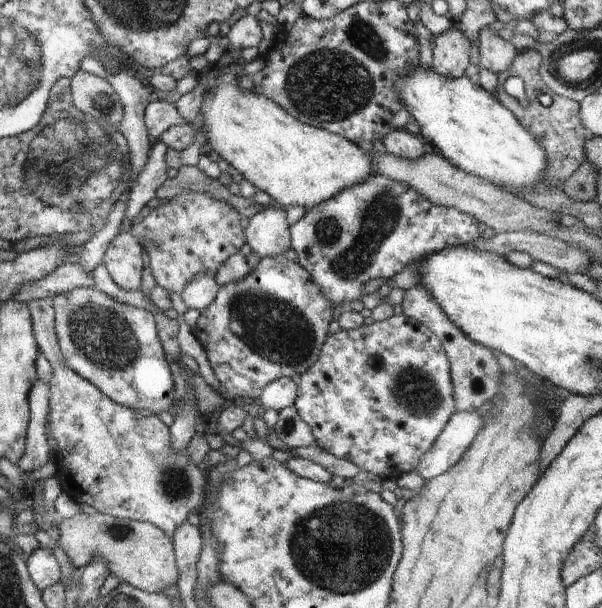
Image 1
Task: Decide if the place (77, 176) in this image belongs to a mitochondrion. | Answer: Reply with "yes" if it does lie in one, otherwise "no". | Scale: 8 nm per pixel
yes

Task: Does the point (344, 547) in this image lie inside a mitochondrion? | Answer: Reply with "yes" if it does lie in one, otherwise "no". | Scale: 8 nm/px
yes

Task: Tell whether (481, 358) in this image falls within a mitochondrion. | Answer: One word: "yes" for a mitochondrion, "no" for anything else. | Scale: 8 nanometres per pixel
no

